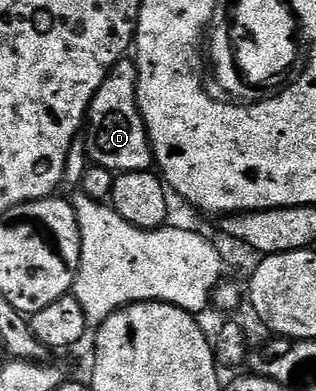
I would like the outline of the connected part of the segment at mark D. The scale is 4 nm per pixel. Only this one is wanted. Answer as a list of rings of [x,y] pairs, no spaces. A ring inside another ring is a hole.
[[[125,56],[112,65],[106,80],[102,80],[102,88],[98,88],[93,96],[88,106],[86,141],[88,157],[95,165],[105,166],[107,170],[122,174],[153,169],[154,159],[148,129],[136,103],[137,88],[136,63],[131,57]]]

